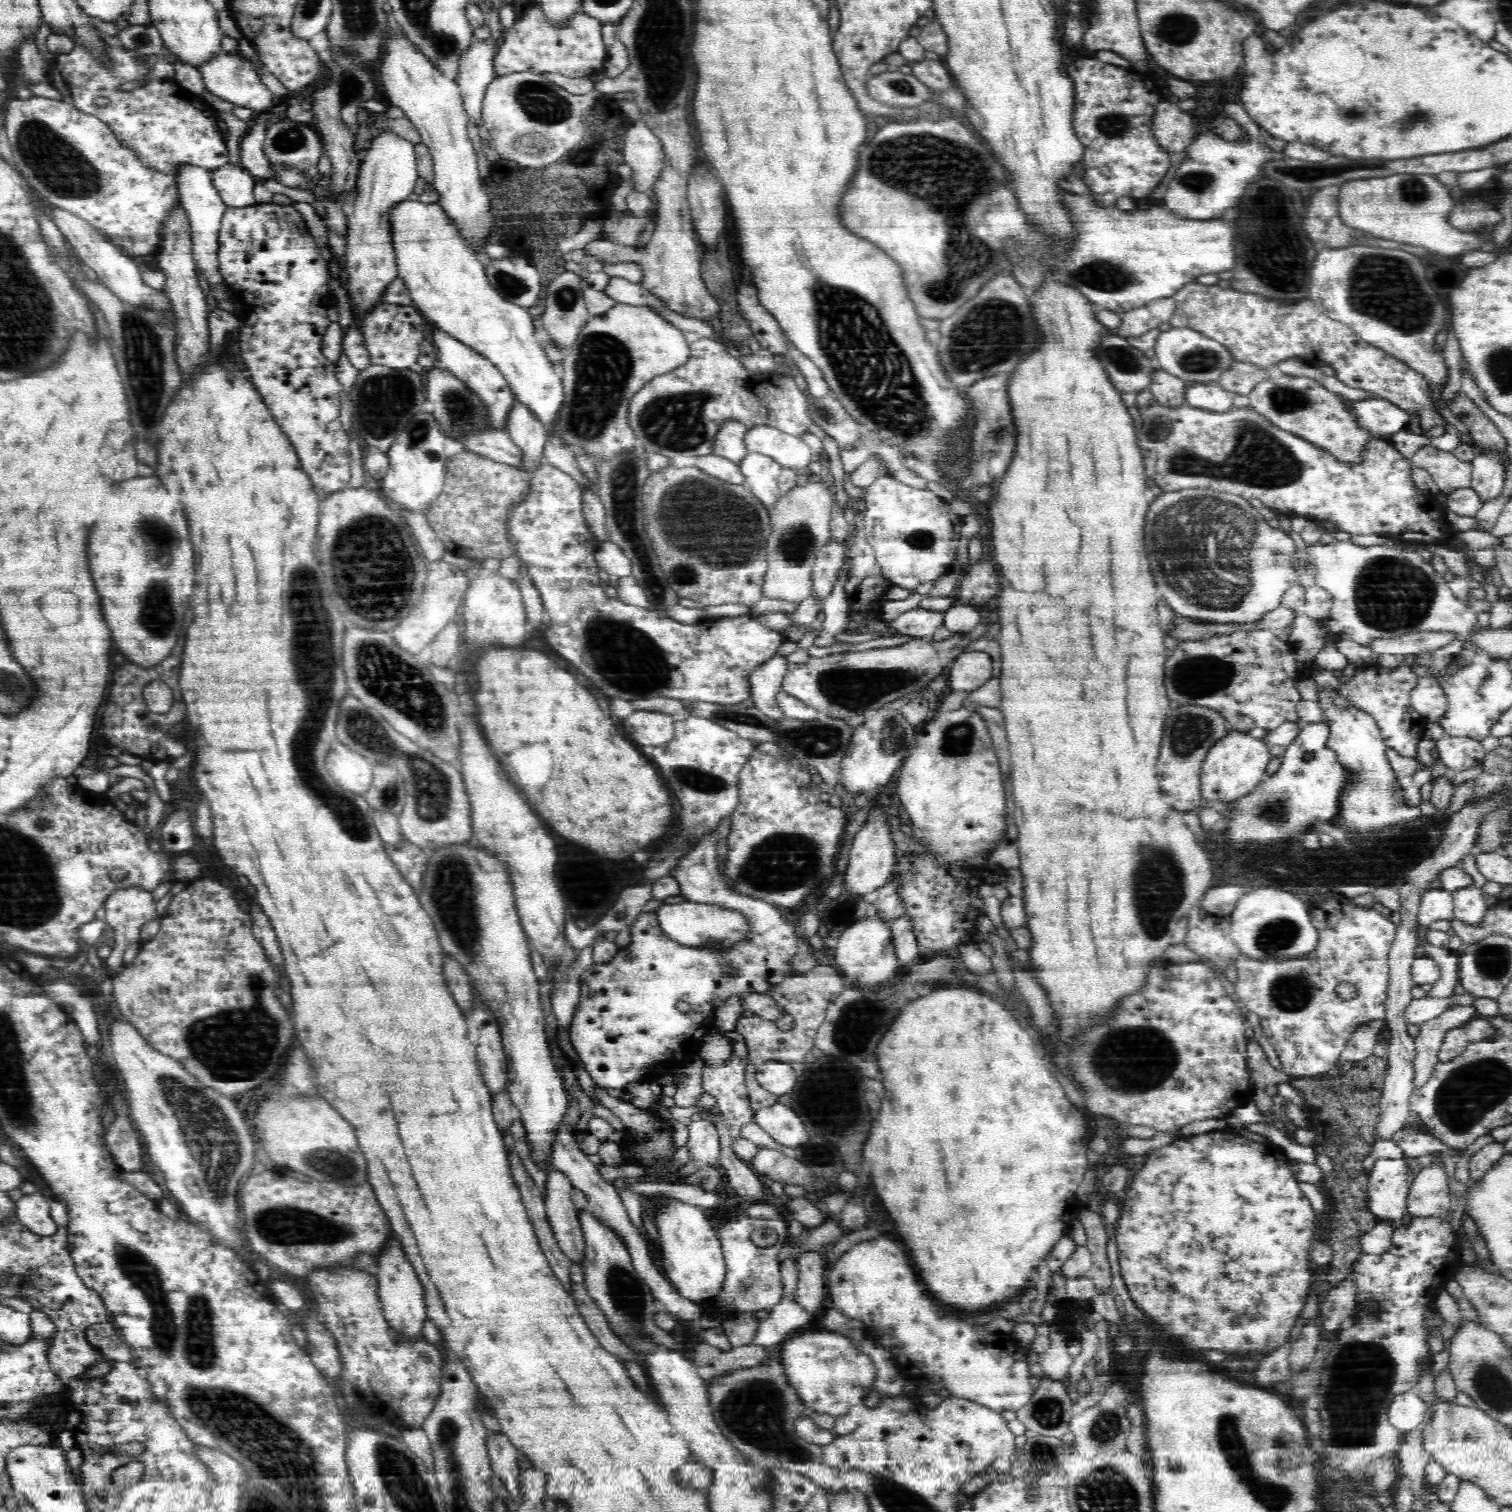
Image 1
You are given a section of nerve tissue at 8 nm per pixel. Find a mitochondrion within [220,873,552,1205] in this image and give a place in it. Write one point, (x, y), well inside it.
(333, 1162)

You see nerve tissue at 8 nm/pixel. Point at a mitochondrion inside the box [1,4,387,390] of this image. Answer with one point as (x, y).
(58, 165)

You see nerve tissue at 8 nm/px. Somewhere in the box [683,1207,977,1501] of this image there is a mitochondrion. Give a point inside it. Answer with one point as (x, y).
(758, 1417)

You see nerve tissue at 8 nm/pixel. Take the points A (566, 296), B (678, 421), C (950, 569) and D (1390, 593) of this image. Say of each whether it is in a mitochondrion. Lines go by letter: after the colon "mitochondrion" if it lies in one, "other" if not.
A: mitochondrion
B: mitochondrion
C: other
D: mitochondrion

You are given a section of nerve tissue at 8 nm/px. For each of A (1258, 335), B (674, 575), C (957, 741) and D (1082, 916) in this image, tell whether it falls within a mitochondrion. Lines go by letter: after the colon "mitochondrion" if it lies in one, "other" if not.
A: other
B: mitochondrion
C: mitochondrion
D: other

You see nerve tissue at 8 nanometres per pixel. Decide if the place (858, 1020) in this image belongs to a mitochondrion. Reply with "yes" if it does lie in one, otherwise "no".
yes

